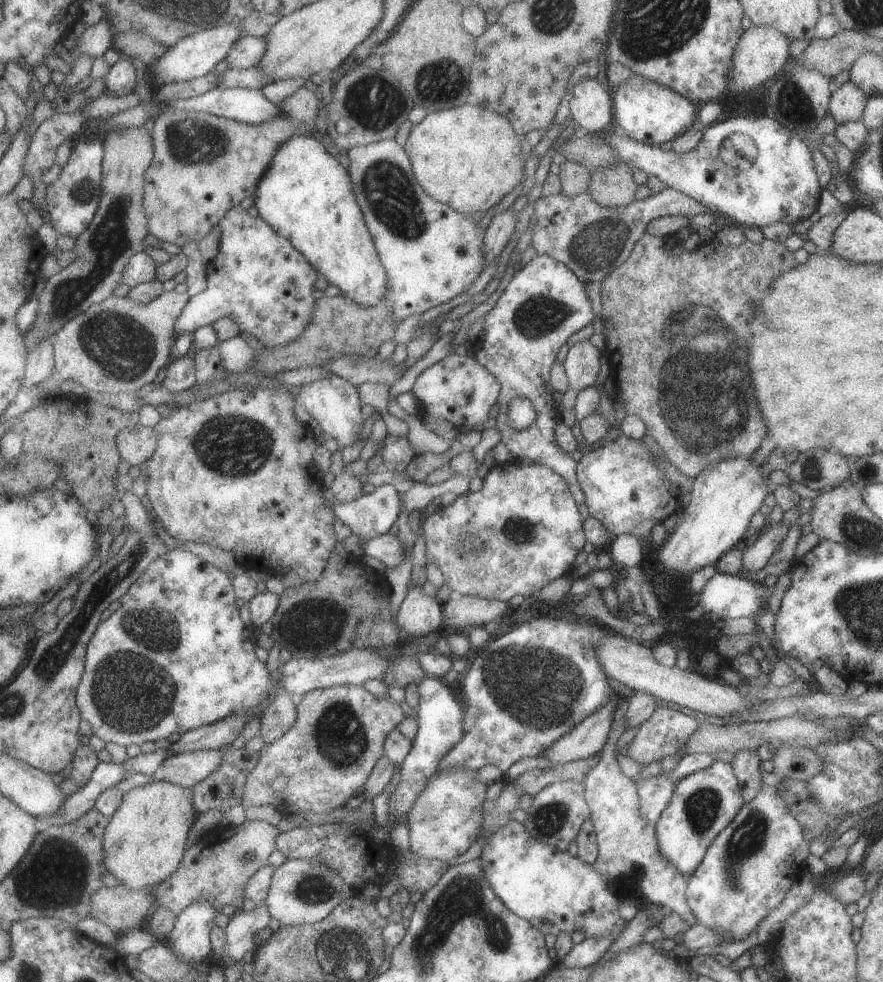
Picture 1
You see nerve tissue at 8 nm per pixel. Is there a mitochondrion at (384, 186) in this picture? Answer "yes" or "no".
yes

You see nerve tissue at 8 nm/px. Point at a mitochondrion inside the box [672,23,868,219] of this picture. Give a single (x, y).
(792, 103)

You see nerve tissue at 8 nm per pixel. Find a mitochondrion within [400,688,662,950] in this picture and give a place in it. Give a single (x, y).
(546, 822)

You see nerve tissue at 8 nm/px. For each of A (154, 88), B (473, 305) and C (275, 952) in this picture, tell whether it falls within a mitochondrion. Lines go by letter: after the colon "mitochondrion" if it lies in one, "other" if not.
A: other
B: other
C: other

